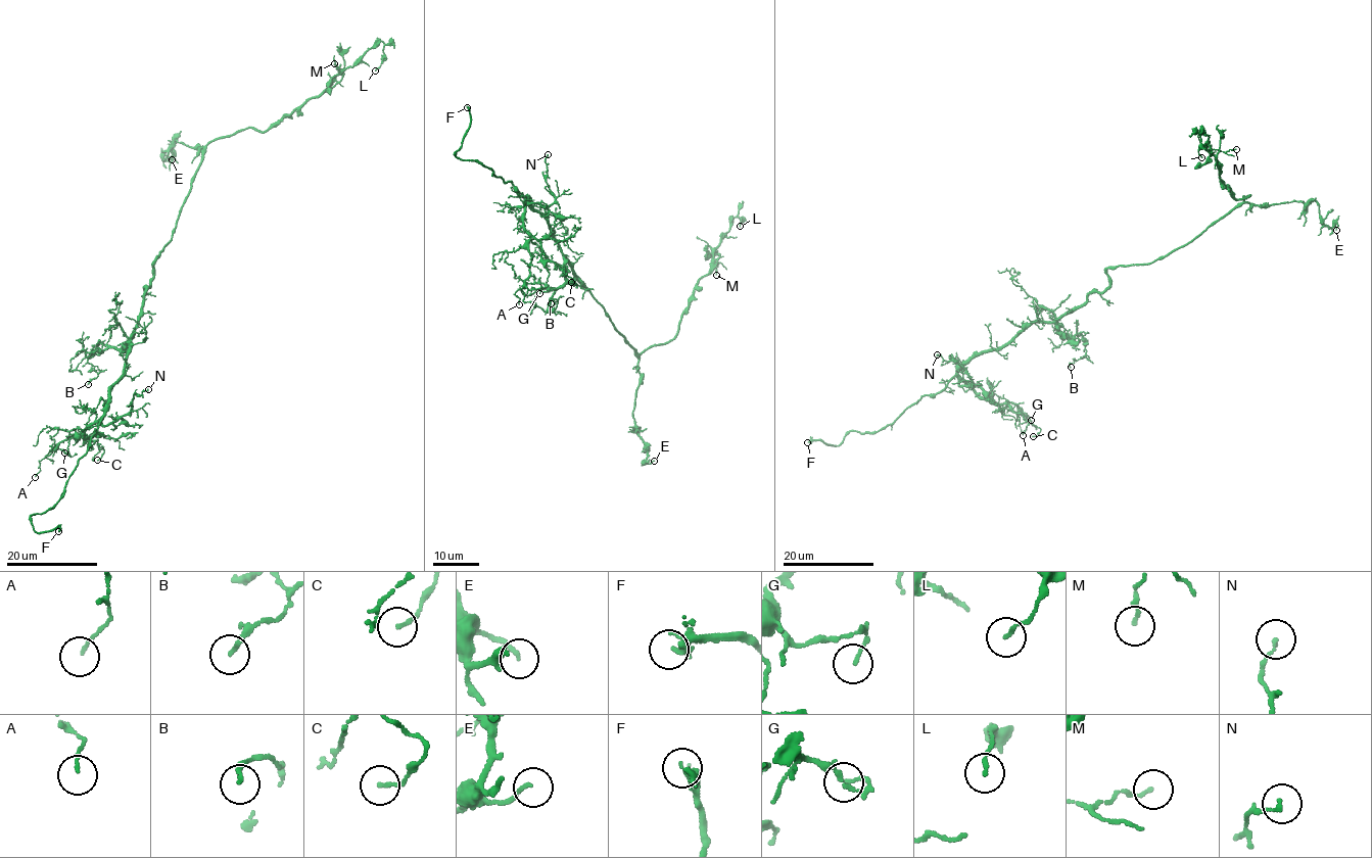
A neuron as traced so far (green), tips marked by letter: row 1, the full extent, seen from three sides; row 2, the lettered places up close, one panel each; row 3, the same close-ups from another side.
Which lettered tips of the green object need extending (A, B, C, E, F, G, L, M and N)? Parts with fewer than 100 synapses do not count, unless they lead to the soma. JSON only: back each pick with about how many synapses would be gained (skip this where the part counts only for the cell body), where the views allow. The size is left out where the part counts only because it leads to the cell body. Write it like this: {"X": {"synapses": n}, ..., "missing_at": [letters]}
{"missing_at": ["F"]}

